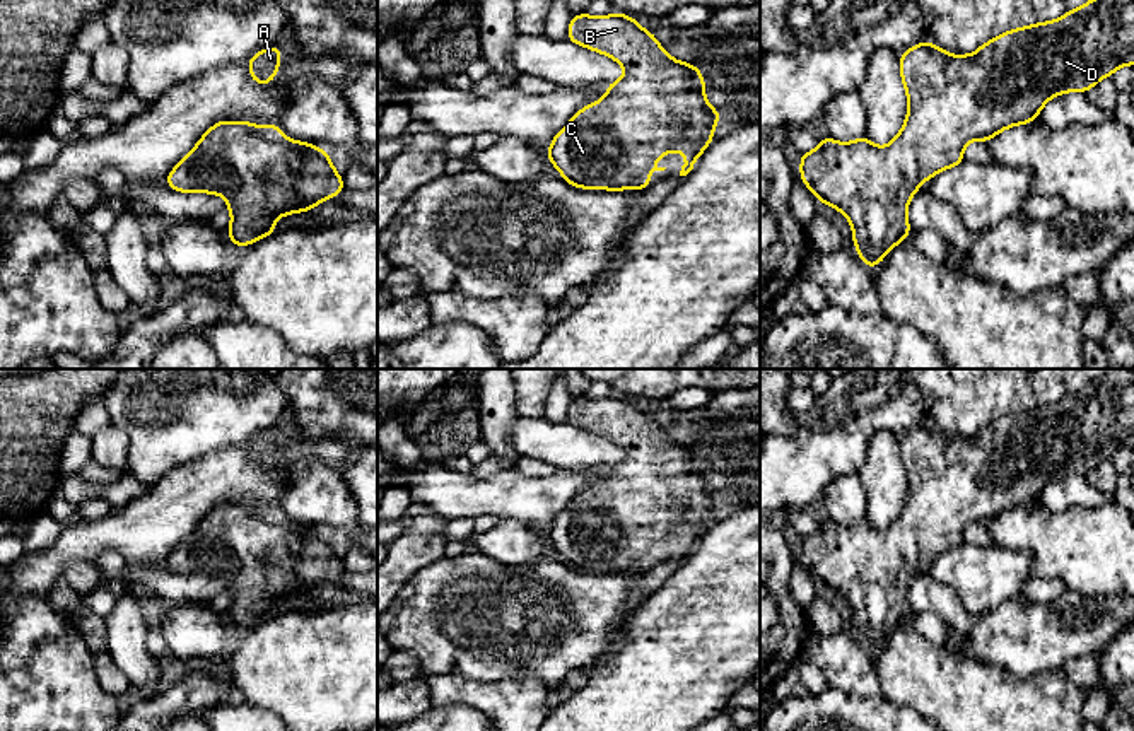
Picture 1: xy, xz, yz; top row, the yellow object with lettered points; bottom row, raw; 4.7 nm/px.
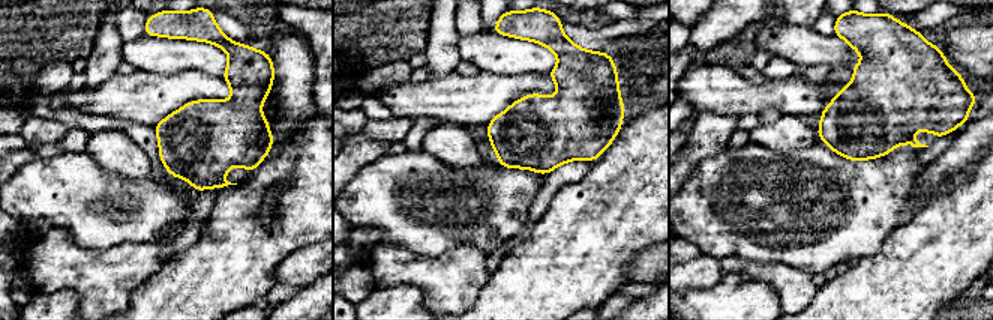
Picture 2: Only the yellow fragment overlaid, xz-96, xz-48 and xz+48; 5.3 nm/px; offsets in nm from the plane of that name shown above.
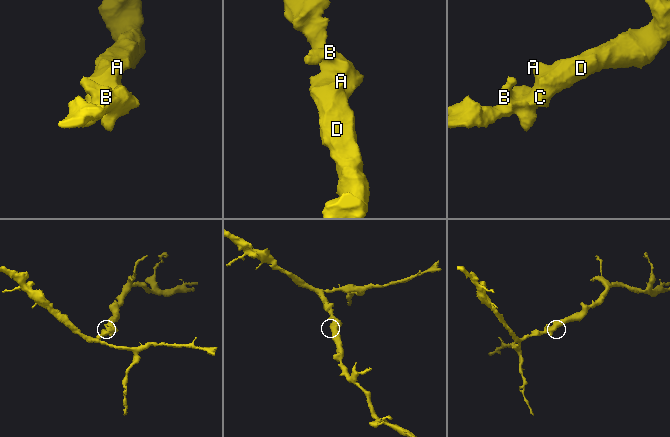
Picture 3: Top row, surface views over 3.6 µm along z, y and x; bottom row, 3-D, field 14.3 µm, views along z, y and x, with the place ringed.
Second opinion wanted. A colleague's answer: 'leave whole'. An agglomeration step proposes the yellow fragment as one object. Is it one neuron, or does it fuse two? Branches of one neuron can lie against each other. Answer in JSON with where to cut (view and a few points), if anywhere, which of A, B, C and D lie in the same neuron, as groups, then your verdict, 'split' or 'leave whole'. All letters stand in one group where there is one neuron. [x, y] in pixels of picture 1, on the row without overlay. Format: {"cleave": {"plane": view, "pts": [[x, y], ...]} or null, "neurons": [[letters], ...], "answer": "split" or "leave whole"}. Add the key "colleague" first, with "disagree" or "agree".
{"colleague": "agree", "cleave": null, "neurons": [["A", "B", "C", "D"]], "answer": "leave whole"}

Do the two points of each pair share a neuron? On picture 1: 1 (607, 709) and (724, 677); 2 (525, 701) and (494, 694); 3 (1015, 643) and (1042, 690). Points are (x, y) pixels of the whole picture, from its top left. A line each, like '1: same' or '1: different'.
1: same
2: same
3: different

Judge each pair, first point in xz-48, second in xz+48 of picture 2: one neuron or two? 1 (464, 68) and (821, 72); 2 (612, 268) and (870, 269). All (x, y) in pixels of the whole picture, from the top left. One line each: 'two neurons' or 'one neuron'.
1: one neuron
2: one neuron

